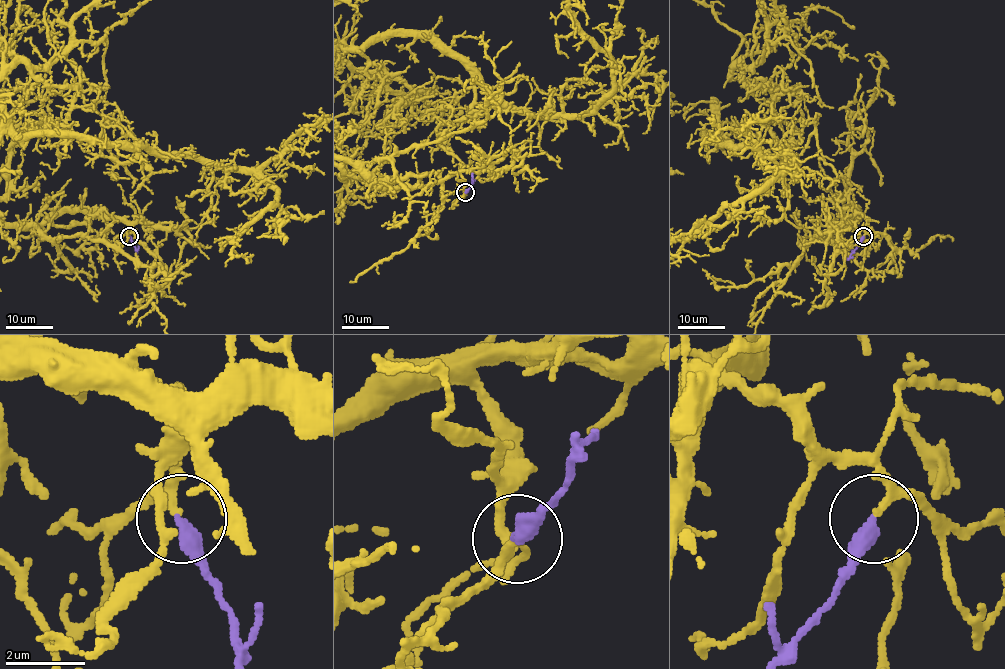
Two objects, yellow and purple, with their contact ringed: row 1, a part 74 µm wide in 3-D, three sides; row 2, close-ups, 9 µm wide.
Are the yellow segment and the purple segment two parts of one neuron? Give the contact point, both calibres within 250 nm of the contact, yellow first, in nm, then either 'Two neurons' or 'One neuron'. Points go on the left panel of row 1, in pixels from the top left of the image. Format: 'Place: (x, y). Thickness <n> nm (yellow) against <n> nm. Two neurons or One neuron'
Place: (129, 236). Thickness 160 nm (yellow) against 400 nm. One neuron

